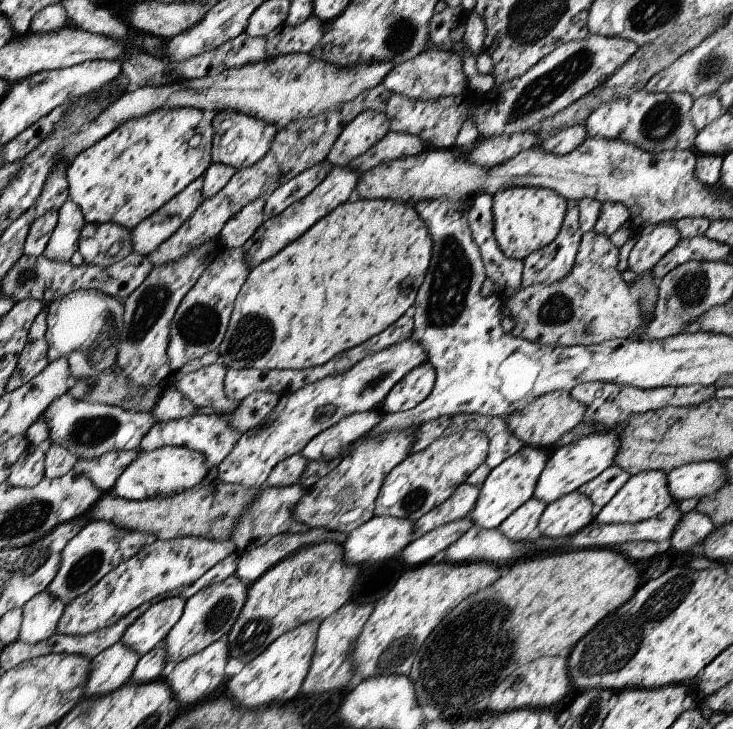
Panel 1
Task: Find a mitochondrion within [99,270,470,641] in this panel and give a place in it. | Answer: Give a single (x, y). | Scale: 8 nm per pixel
(255, 334)

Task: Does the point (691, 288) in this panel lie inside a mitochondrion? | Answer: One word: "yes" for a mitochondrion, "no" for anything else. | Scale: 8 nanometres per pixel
yes

